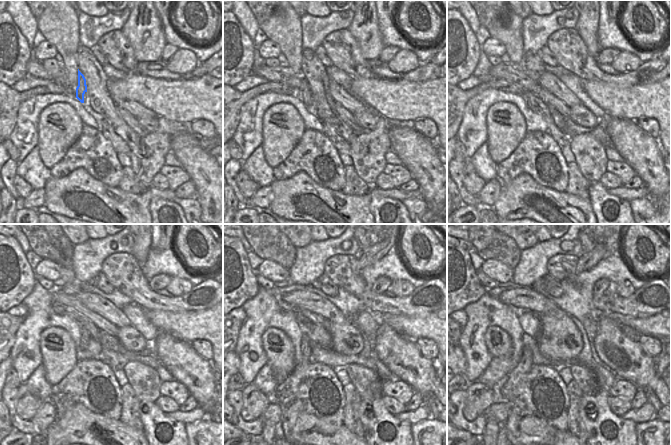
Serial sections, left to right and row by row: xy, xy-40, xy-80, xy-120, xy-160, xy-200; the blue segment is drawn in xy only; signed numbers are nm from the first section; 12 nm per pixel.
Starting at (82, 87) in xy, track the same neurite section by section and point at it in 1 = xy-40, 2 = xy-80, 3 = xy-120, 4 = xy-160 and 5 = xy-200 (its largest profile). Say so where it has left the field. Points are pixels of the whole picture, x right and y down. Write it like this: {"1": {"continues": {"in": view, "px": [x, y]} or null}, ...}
{"1": {"continues": {"in": "xy-40", "px": [305, 89]}}, "2": {"continues": {"in": "xy-80", "px": [527, 96]}}, "3": {"continues": {"in": "xy-120", "px": [86, 336]}}, "4": {"continues": {"in": "xy-160", "px": [305, 348]}}, "5": {"continues": {"in": "xy-200", "px": [525, 364]}}}

